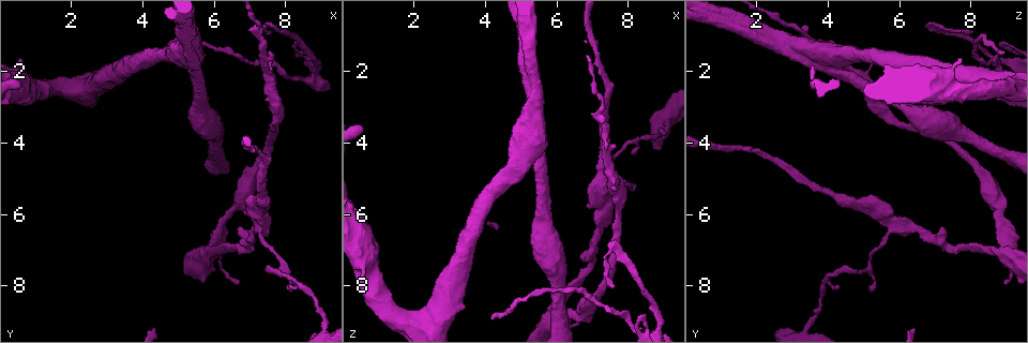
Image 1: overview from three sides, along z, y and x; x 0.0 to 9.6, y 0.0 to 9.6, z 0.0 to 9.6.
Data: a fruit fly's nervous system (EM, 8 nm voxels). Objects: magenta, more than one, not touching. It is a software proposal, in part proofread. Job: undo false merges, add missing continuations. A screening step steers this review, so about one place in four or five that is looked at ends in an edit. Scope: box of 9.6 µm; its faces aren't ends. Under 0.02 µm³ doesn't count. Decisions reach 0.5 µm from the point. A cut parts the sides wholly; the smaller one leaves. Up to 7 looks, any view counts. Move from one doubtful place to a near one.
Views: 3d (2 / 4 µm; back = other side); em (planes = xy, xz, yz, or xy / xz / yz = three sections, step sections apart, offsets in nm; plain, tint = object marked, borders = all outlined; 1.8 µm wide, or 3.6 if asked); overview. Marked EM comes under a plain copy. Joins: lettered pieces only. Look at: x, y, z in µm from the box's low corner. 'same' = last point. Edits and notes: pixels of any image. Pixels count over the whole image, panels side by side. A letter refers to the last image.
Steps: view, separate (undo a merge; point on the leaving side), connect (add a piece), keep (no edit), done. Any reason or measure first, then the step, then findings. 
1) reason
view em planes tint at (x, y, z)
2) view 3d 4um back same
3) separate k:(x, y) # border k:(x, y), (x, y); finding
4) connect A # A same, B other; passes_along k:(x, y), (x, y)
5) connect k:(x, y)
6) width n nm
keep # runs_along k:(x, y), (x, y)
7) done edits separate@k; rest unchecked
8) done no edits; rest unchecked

an open end
view 3d 4um at (8.50, 1.25, 8.80)

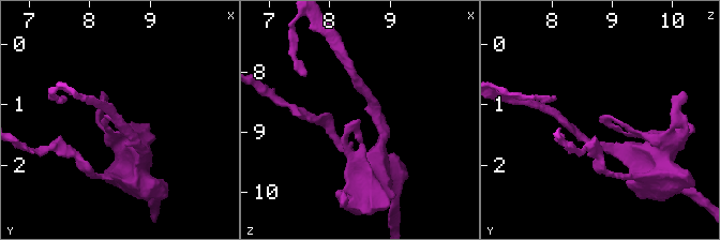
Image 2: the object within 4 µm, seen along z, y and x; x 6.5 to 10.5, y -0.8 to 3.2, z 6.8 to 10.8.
need the tissue
view em planes borders at (8.50, 1.30, 8.85)

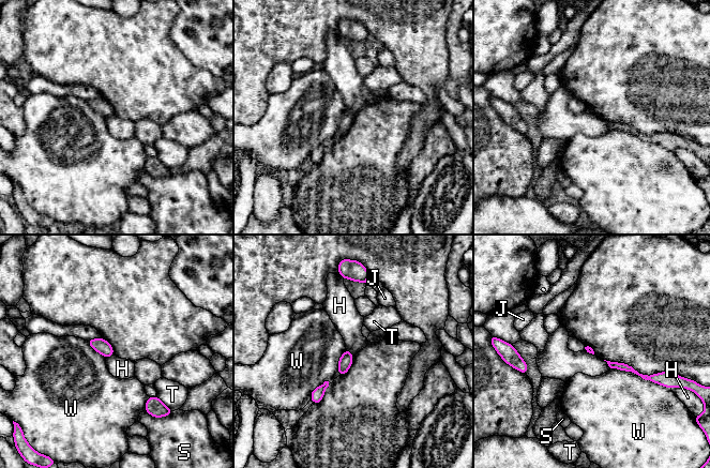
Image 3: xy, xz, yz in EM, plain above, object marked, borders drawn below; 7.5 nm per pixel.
keep # H other, J other, S other, T other, W other; border 3:(346, 348), (353, 356); none of them fits

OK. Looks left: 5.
abrupt turn
view 3d 4um at (5.40, 1.80, 4.25)

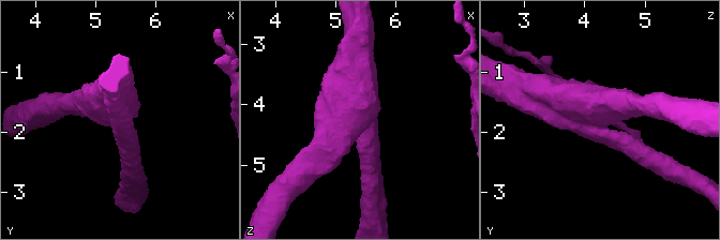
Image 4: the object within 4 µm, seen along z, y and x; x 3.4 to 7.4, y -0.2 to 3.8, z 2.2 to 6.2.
view em 3.6um xz step 16 tint at (5.35, 1.80, 4.30)

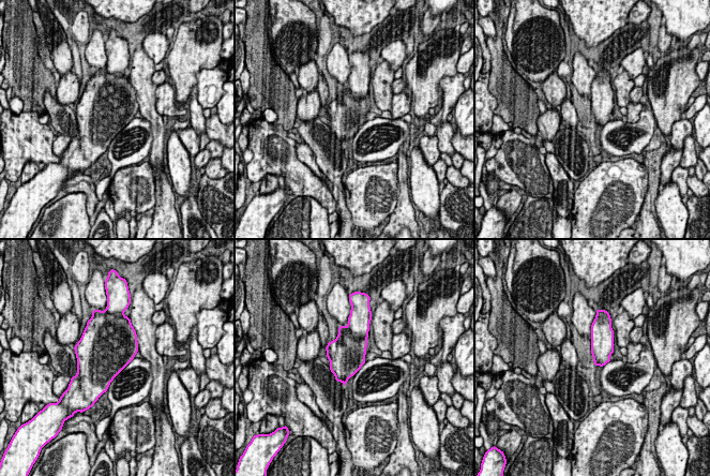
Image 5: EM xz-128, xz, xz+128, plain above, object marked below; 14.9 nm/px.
view em 3.6um planes borders same

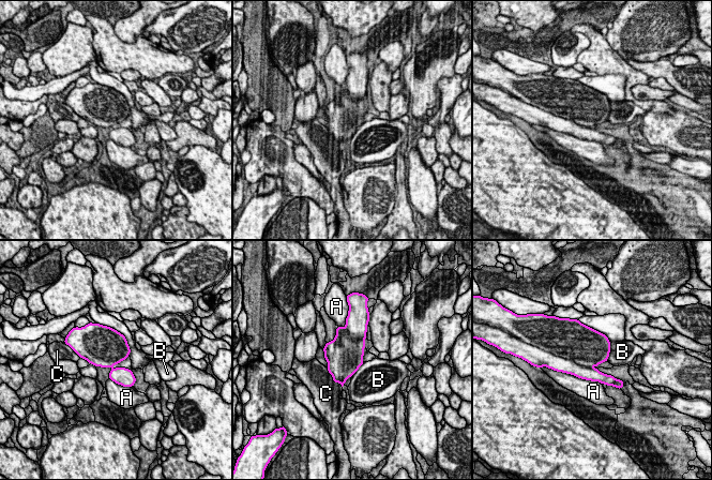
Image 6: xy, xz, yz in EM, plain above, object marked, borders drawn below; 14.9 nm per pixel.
separate 6:(557, 363) # A other, B other, C other; part_leaving 6:(561, 360), (580, 372), (614, 381); two neurons meet here

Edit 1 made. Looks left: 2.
done edits separate@6; rest unchecked

